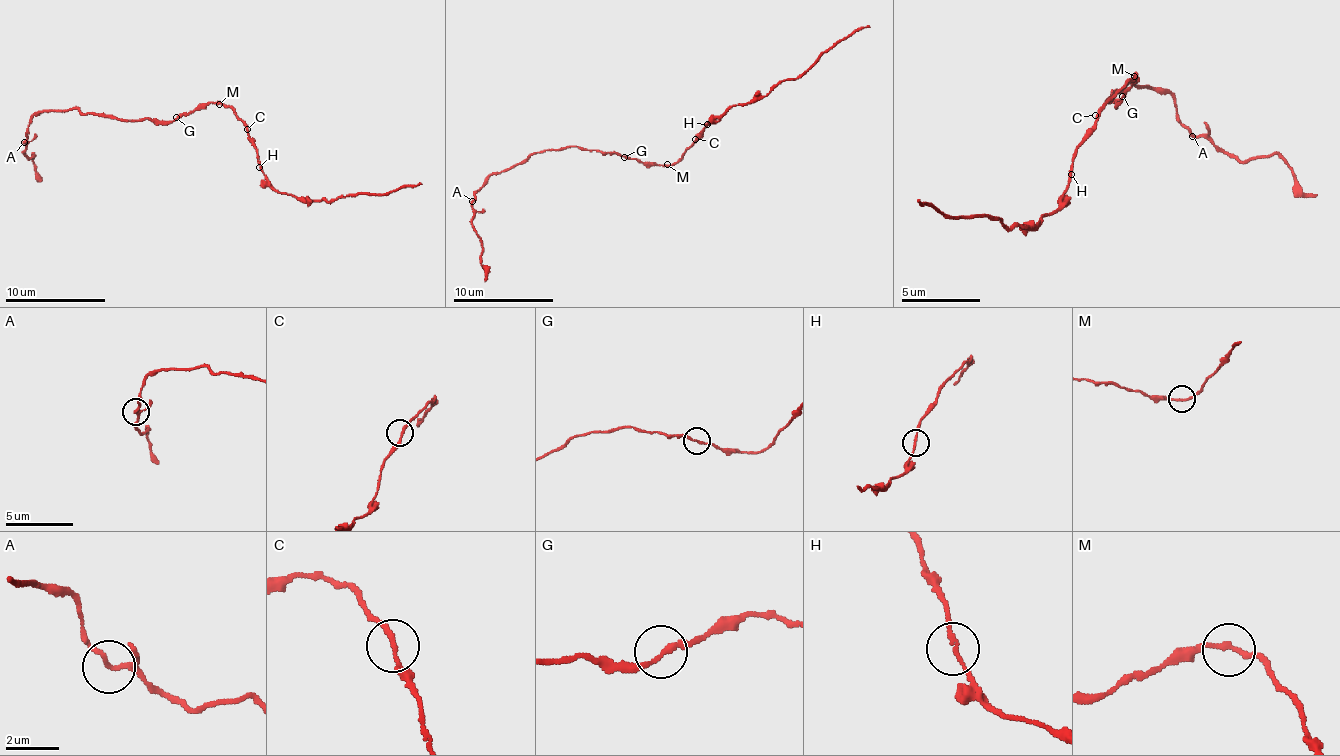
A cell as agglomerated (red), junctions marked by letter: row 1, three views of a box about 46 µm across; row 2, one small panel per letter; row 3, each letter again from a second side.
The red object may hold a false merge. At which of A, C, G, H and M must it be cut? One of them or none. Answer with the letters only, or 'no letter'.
no letter

